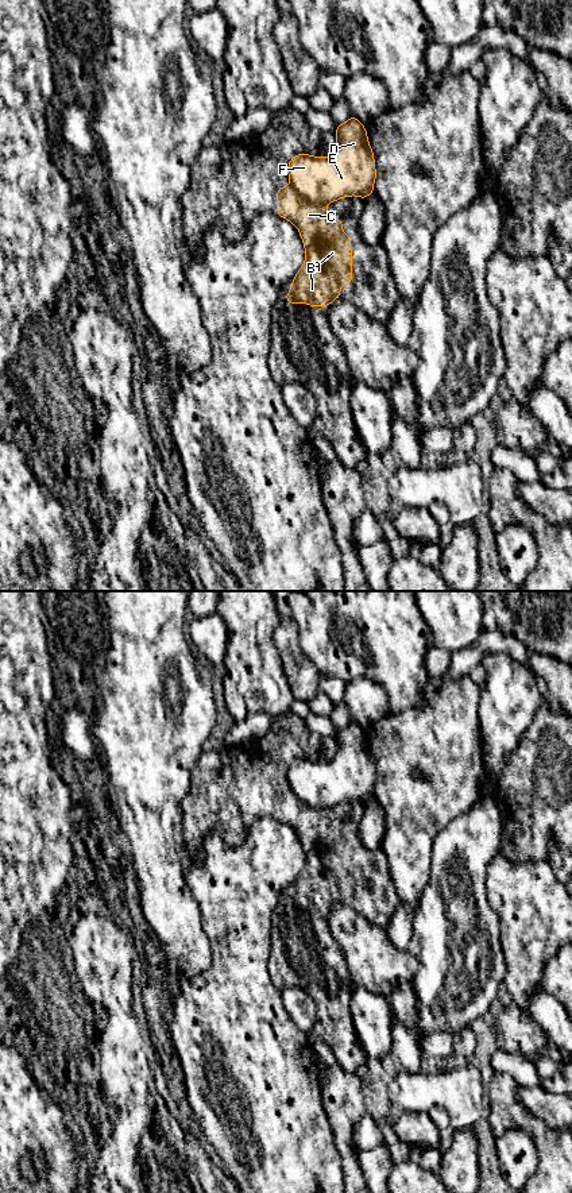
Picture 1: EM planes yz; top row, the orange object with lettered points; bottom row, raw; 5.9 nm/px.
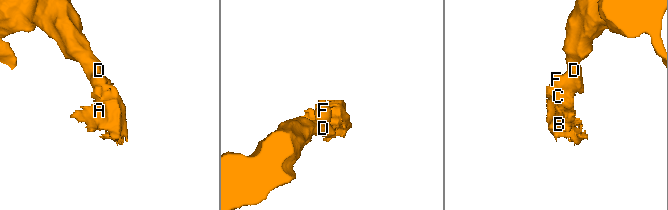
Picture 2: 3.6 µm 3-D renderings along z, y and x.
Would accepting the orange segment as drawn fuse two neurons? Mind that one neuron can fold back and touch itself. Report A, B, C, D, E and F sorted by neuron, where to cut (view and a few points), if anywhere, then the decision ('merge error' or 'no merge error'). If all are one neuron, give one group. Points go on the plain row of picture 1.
A B C / D E F | yz (290, 790), (310, 806), (324, 809) | merge error

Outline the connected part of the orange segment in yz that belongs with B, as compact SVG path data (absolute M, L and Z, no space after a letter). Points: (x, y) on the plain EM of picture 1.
M291 789L277 794L275 818L297 831L306 857L306 864L293 883L285 906L287 908L304 907L313 912L331 911L333 904L341 903L339 892L352 888L352 853L349 850L352 842L343 838L343 825L332 825L325 808L310 807Z

